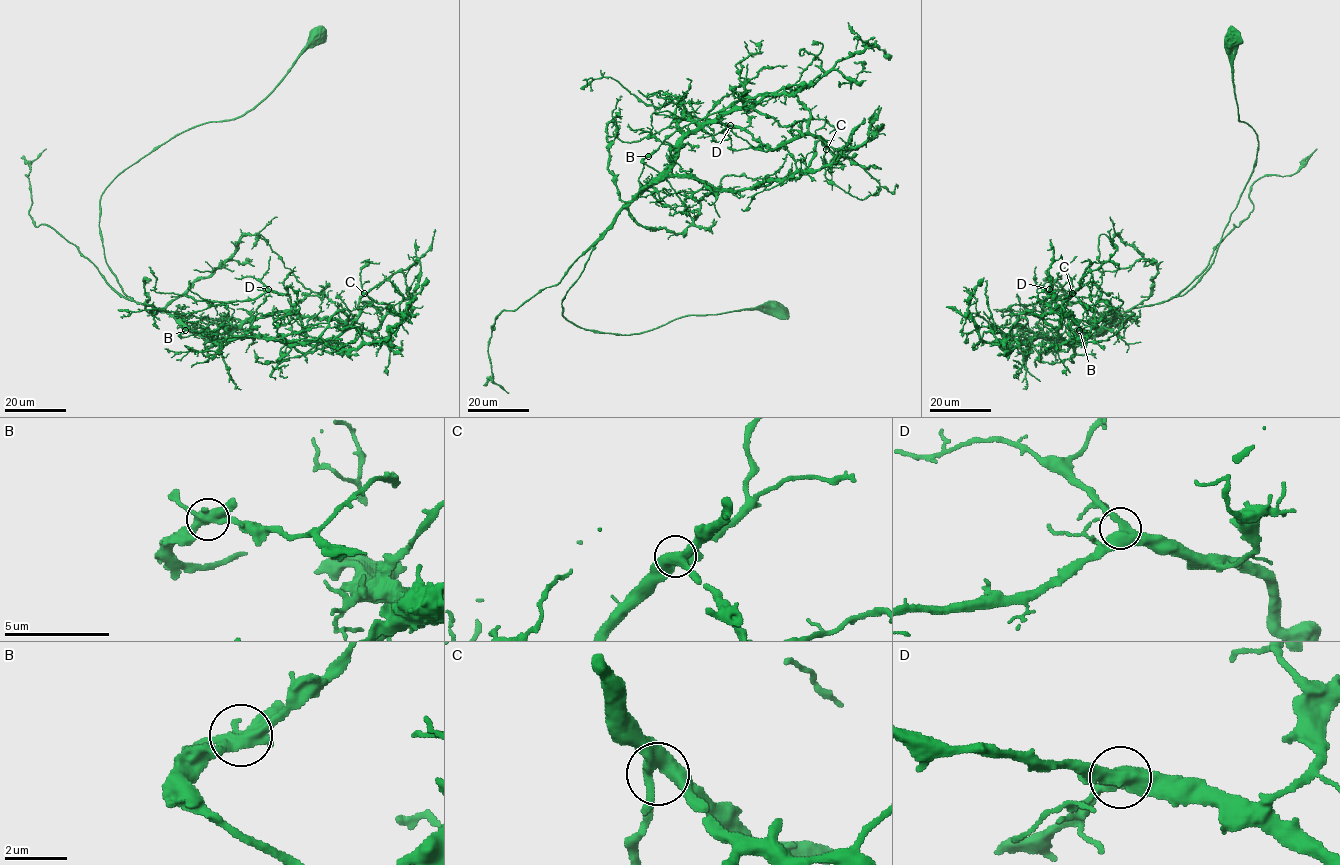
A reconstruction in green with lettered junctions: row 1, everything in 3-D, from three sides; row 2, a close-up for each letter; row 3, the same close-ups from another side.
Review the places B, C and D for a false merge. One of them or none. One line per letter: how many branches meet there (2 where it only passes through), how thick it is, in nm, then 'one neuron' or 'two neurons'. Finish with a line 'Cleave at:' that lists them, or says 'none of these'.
B: 4 | 440 nm | two neurons
C: 4 | 440 nm | one neuron
D: 4 | 440 nm | one neuron
Cleave at: B

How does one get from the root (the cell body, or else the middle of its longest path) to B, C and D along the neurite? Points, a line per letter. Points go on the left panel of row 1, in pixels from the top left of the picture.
B: (316, 37), (251, 109), (176, 134), (101, 195), (109, 270), (134, 301), (186, 330)
C: (316, 37), (251, 109), (125, 169), (99, 230), (125, 294), (196, 331), (278, 312), (347, 321), (364, 293)
D: (316, 37), (251, 109), (176, 134), (100, 200), (122, 290), (196, 331), (357, 318), (313, 345), (268, 289)

